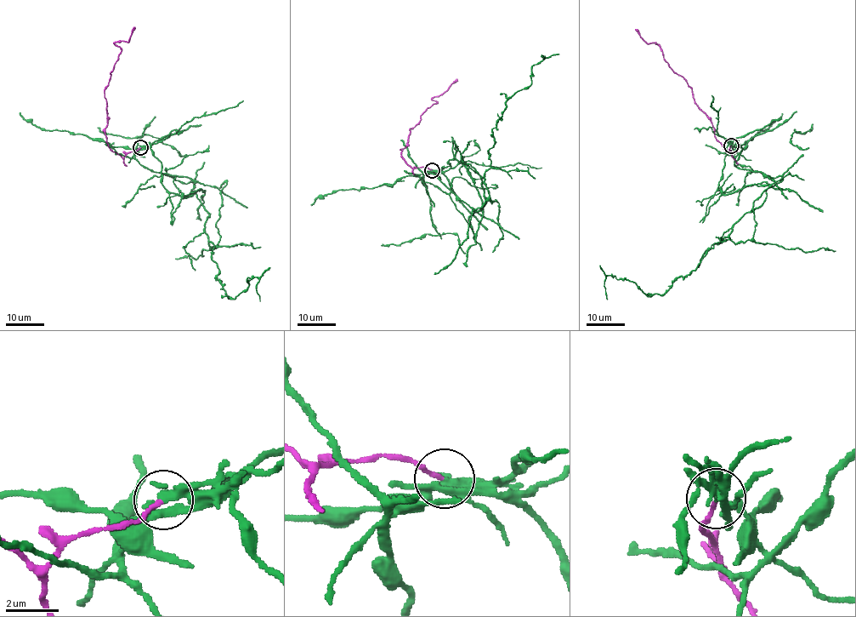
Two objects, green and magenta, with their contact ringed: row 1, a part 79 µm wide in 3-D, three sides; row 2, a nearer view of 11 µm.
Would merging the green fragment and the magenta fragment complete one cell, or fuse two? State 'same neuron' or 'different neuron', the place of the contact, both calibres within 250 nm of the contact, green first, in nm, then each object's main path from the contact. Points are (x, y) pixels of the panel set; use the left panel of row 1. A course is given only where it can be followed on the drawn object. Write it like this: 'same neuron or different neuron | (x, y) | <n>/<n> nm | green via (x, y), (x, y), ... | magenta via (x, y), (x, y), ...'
different neuron | (140, 147) | 280/130 nm | green via (140, 147), (141, 164), (192, 182), (225, 294), (235, 299), (256, 277), (260, 300) | magenta via (140, 147), (121, 157), (108, 146), (105, 135), (104, 88), (121, 50), (115, 42), (128, 42), (134, 26)

